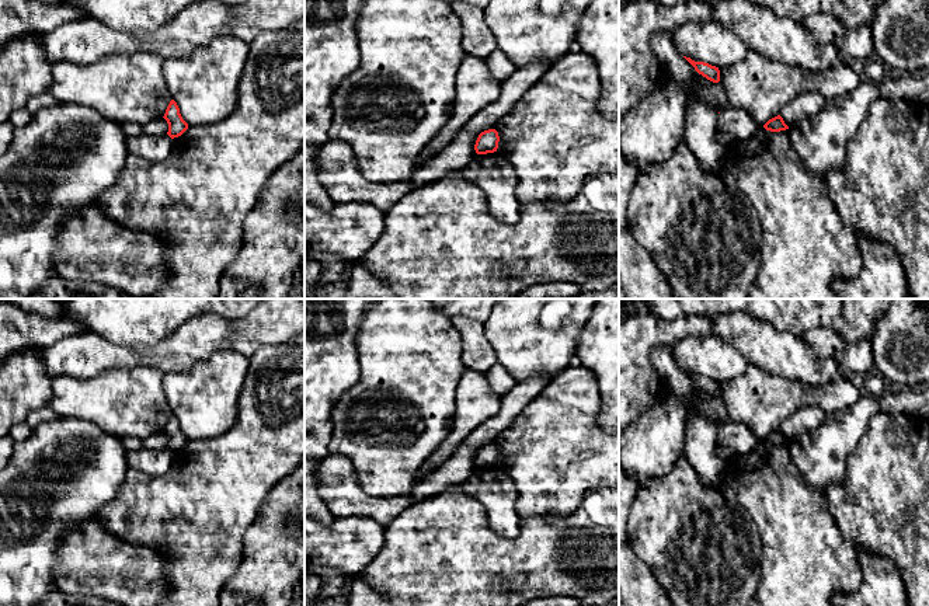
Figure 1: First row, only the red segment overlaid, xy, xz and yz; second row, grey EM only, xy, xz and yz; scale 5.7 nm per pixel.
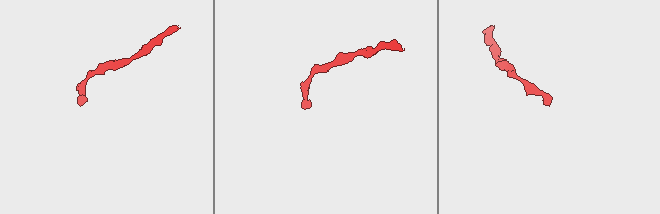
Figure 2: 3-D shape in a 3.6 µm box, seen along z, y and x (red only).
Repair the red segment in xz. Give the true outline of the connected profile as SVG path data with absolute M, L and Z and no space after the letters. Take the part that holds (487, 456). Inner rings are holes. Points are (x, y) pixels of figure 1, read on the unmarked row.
M495 443L484 445L479 449L474 464L477 469L494 467L498 463L500 450Z

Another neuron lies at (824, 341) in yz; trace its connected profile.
M815 327L803 337L803 341L820 359L832 358L841 368L863 375L876 369L870 339L846 344L842 335L832 328Z

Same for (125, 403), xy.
M139 366L109 369L90 379L52 379L49 408L58 417L88 421L119 438L145 439L163 432L171 415L163 389L164 373Z

